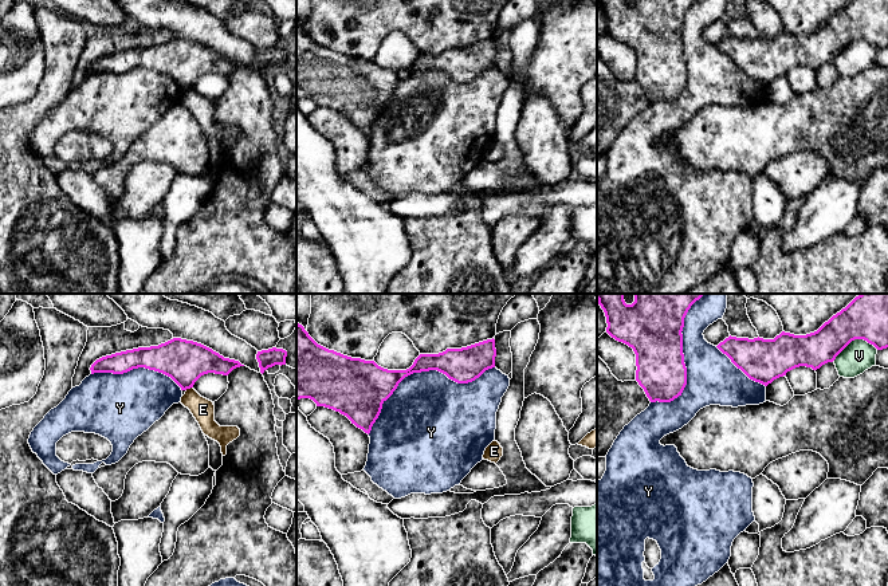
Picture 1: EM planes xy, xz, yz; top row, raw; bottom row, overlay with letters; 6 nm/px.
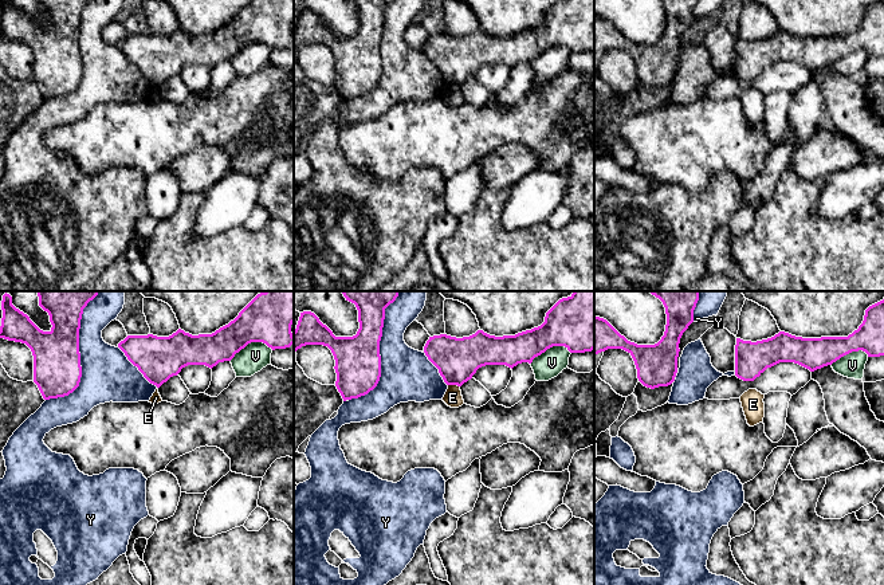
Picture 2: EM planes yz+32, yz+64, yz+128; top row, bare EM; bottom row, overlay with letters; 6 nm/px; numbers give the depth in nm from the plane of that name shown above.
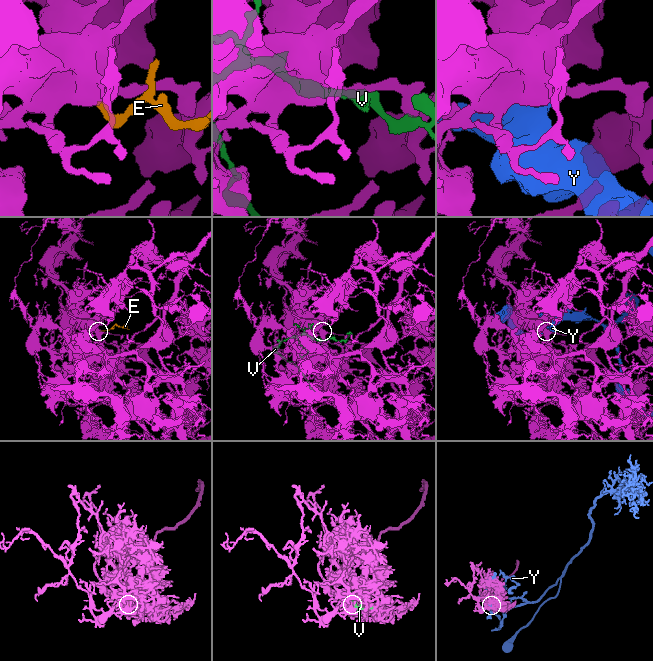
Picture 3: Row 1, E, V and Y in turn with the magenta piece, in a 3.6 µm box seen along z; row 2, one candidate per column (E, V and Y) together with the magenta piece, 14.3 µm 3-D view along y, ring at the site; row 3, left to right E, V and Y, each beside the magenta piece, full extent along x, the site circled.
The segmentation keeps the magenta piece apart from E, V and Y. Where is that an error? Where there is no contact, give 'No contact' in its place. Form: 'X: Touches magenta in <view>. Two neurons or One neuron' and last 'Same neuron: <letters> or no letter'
E: Touches magenta in xy. Two neurons
V: Touches magenta in yz. Two neurons
Y: Touches magenta in xz. Two neurons
Same neuron: no letter

